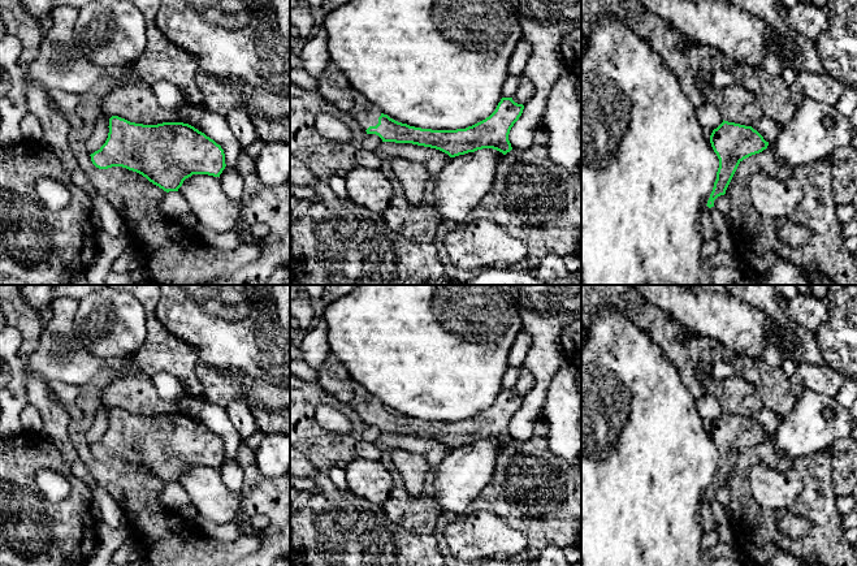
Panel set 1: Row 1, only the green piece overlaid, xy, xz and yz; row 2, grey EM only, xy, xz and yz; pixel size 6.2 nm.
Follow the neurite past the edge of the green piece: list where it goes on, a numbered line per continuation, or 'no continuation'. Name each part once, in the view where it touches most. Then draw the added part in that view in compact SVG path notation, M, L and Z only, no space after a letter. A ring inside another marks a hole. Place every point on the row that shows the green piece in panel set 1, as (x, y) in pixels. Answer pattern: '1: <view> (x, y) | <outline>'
1: xz (367, 115) | M352 90L352 100L354 103L350 113L359 125L364 130L369 126L376 126L382 112L355 90Z

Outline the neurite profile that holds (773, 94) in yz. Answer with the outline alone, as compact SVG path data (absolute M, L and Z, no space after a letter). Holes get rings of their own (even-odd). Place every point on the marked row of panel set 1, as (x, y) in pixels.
M740 65L735 77L739 85L756 96L765 117L782 129L791 121L796 104L789 95L789 86L782 77L770 74L762 66L750 65Z

